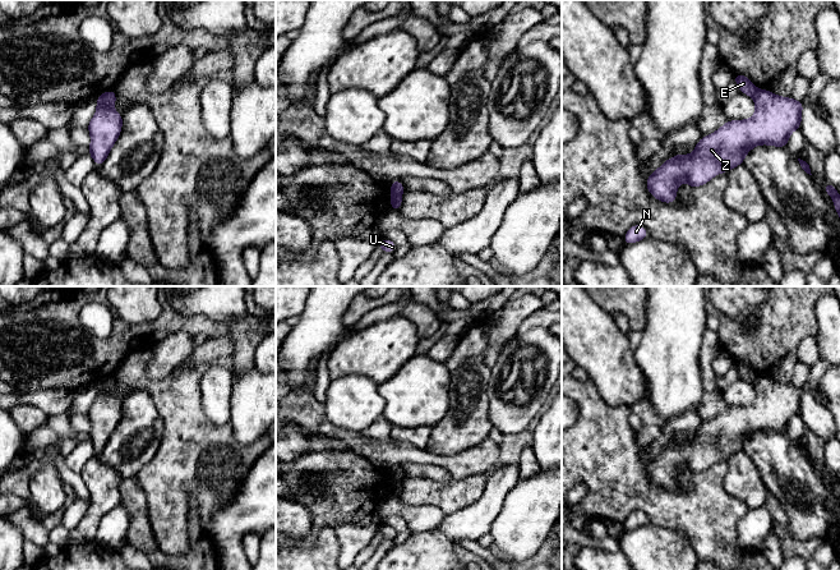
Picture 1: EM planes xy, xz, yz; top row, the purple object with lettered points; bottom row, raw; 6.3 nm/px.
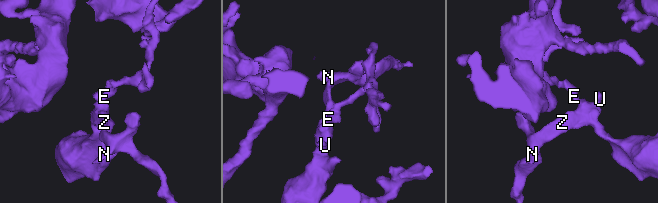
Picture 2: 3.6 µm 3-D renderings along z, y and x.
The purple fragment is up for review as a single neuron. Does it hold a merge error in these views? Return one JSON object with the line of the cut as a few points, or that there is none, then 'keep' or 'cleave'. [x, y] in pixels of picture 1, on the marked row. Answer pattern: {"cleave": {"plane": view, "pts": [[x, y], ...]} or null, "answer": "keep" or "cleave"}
{"cleave": {"plane": "xz", "pts": [[392, 192], [400, 194]]}, "answer": "cleave"}

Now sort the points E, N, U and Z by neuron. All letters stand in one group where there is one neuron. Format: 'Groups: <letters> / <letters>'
Groups: E / N U Z

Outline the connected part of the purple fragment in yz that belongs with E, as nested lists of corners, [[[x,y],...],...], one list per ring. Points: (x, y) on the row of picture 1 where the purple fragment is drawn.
[[[734,73],[733,79],[737,82],[742,93],[753,97],[757,92],[757,88],[752,84],[751,79],[747,75]]]

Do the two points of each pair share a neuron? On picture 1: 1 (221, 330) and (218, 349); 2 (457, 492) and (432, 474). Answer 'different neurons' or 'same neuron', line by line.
1: different neurons
2: different neurons

